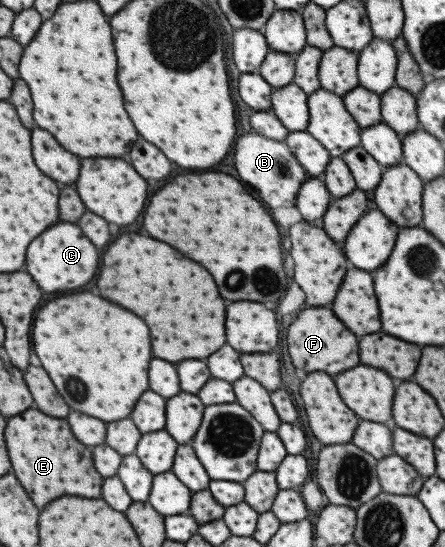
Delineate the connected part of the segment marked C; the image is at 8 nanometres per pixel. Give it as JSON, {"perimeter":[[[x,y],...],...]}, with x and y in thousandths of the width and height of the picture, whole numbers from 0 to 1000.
{"perimeter":[[[124,410],[92,424],[56,461],[56,497],[83,516],[97,534],[133,534],[133,530],[164,530],[196,519],[218,494],[222,464],[213,450],[182,428],[169,410]]]}

